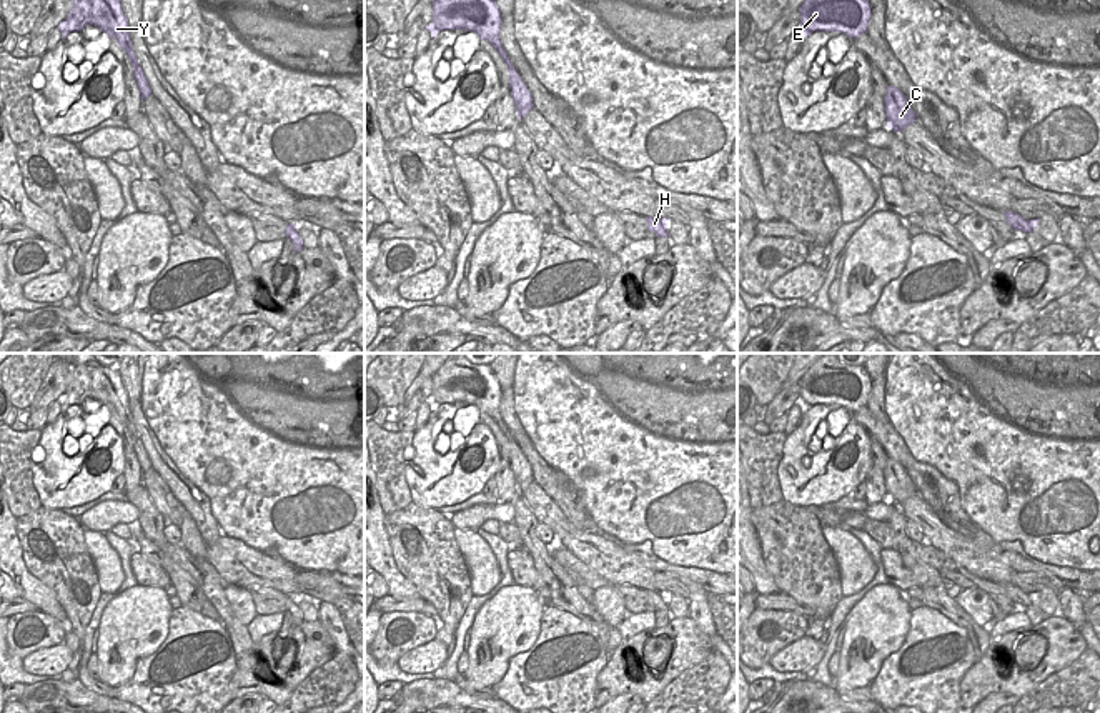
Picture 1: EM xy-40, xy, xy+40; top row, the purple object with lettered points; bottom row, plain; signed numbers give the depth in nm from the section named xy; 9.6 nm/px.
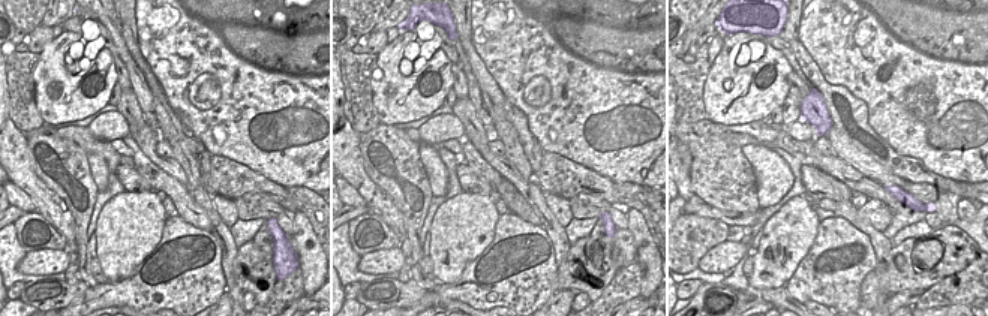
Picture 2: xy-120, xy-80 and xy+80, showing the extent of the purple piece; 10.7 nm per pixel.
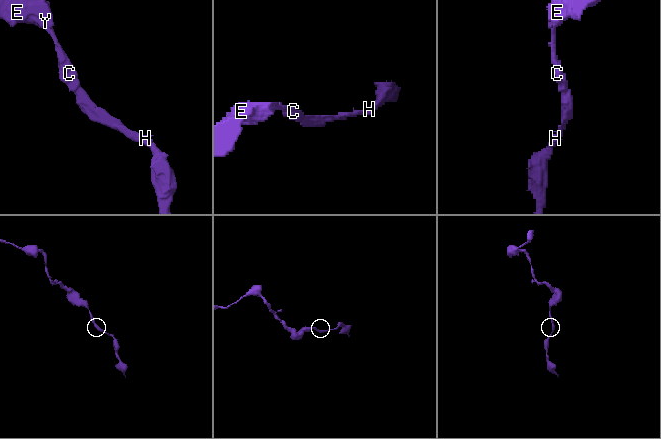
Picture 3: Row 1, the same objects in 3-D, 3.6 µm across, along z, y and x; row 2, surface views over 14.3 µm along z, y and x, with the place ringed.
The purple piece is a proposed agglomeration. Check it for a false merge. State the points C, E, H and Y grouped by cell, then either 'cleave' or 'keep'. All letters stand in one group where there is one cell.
C E H Y; keep

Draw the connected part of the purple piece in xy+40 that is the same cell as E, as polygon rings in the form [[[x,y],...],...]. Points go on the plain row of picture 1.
[[[824,353],[799,380],[799,405],[840,405],[850,411],[867,406],[872,380],[864,366],[839,361],[835,353]]]

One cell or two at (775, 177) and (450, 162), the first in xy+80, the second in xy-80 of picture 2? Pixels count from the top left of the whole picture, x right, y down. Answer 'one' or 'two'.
two

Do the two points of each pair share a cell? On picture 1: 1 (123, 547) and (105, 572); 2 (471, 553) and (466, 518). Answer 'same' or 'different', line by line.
1: different
2: different

